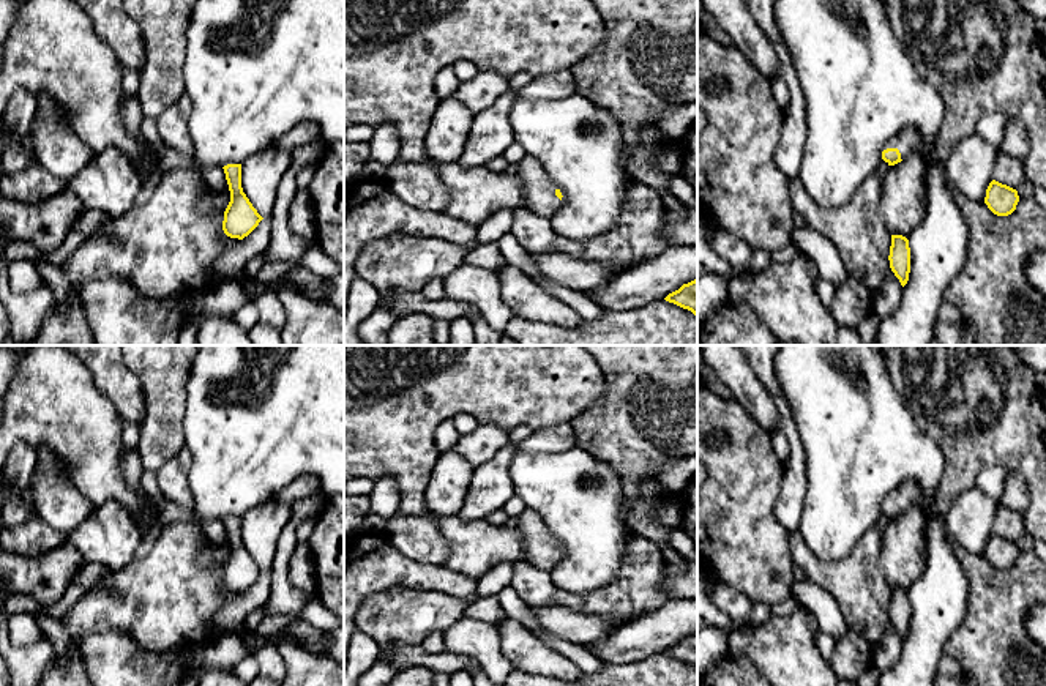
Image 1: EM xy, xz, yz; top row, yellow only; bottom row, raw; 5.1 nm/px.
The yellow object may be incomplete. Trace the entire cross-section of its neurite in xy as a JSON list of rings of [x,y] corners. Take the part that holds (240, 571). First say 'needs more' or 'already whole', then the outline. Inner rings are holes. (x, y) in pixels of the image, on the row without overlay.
already whole; [[[227,517],[222,522],[230,544],[230,555],[224,565],[222,583],[230,591],[243,593],[263,571],[243,546],[241,517]]]

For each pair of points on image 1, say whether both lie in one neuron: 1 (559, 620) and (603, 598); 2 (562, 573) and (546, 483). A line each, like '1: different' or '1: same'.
1: different
2: same

